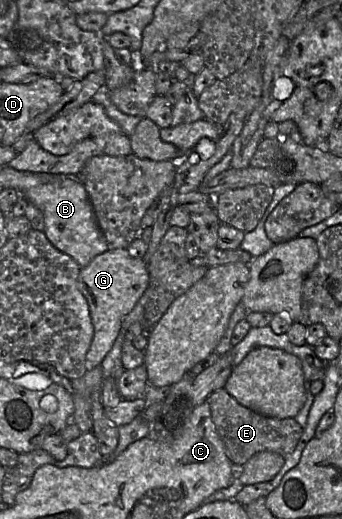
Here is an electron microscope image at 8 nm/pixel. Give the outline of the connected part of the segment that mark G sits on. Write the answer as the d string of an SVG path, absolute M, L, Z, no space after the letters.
M127 249L107 250L96 256L91 262L80 269L77 278L77 287L86 299L93 325L93 338L86 354L86 370L100 366L111 350L121 329L123 318L128 315L149 286L149 272L144 259L131 257Z

